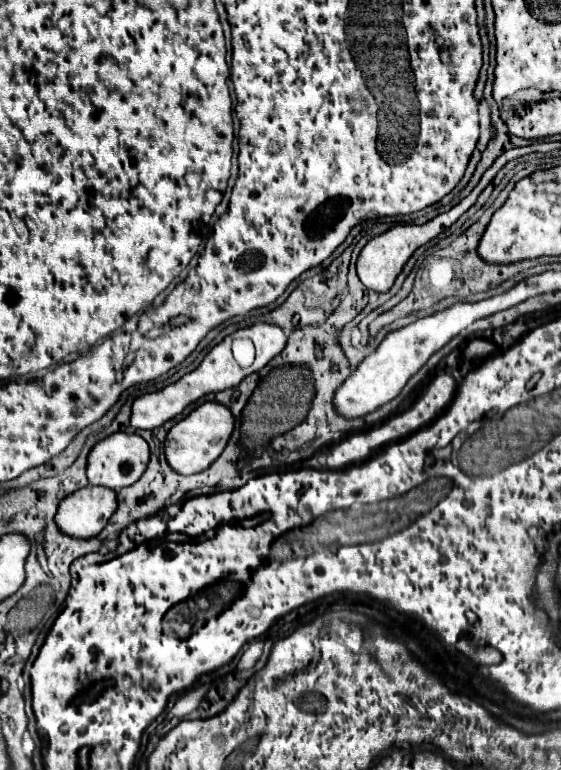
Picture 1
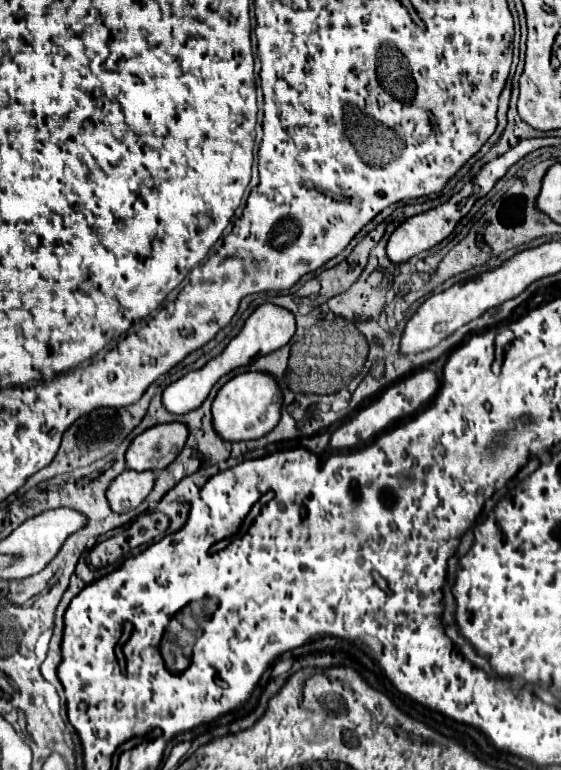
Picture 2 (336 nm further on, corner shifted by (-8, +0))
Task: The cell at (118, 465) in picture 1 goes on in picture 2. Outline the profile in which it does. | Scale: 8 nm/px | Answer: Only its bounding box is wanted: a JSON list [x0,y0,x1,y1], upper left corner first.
[126,422,188,472]

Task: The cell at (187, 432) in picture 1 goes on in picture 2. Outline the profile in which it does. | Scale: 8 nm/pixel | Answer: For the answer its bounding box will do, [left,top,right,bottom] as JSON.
[212,372,282,442]

